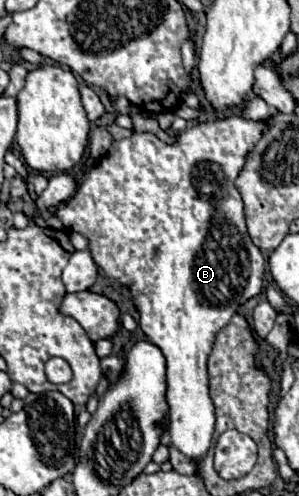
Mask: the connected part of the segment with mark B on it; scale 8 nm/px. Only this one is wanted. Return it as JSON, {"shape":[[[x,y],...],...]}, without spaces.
{"shape":[[[226,117],[226,119],[216,119],[216,121],[204,121],[198,123],[182,133],[176,135],[176,143],[164,143],[160,141],[156,135],[152,133],[132,133],[132,137],[122,139],[122,141],[114,141],[110,145],[110,149],[106,151],[106,155],[98,161],[96,167],[92,167],[88,171],[88,177],[84,179],[84,183],[78,187],[78,191],[66,201],[62,203],[54,215],[62,221],[62,225],[70,231],[76,231],[84,237],[88,237],[90,241],[90,251],[92,257],[96,261],[96,265],[116,283],[120,283],[122,287],[126,287],[130,291],[130,297],[134,301],[134,305],[138,307],[140,313],[140,327],[146,333],[146,337],[158,345],[166,357],[166,379],[168,379],[168,405],[170,405],[170,415],[168,415],[168,431],[172,437],[172,447],[180,449],[180,453],[184,453],[192,463],[200,465],[202,459],[206,457],[210,445],[212,445],[212,435],[214,435],[214,405],[210,399],[210,391],[208,391],[208,371],[206,371],[206,361],[210,355],[210,349],[214,345],[214,335],[228,325],[228,321],[232,319],[232,315],[240,309],[242,303],[246,303],[250,297],[258,295],[262,289],[262,277],[266,271],[266,261],[260,253],[260,249],[252,243],[248,231],[246,231],[246,223],[244,223],[244,205],[242,205],[242,197],[238,193],[238,189],[234,187],[234,181],[238,177],[238,173],[242,171],[248,153],[254,149],[256,141],[264,135],[264,129],[268,127],[268,121],[250,121],[244,117]]]}

